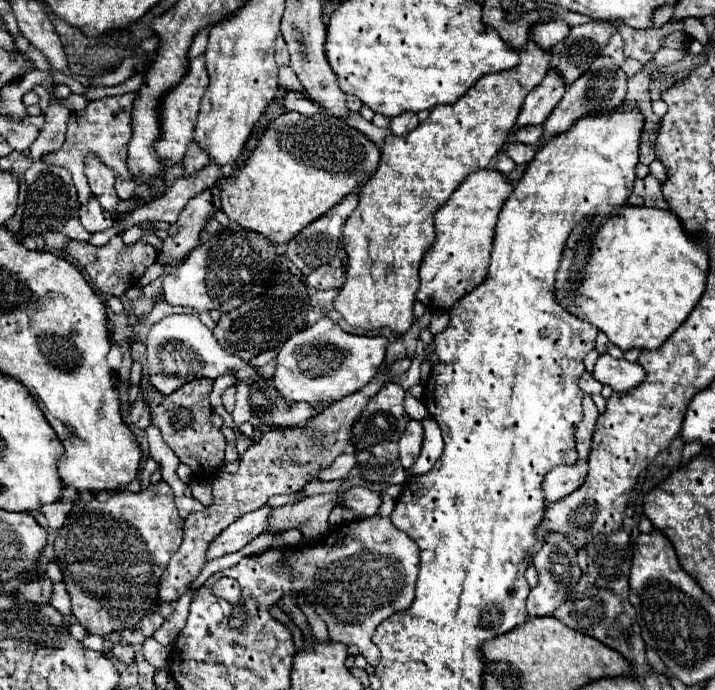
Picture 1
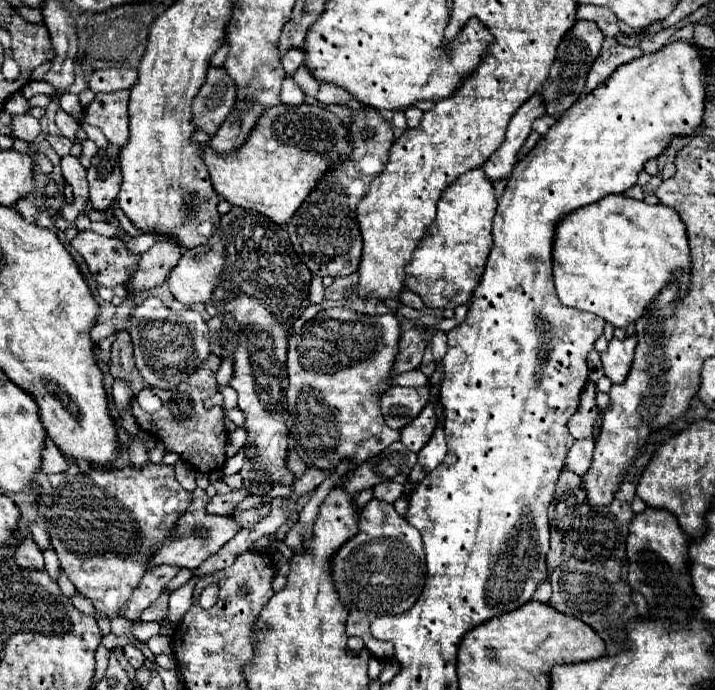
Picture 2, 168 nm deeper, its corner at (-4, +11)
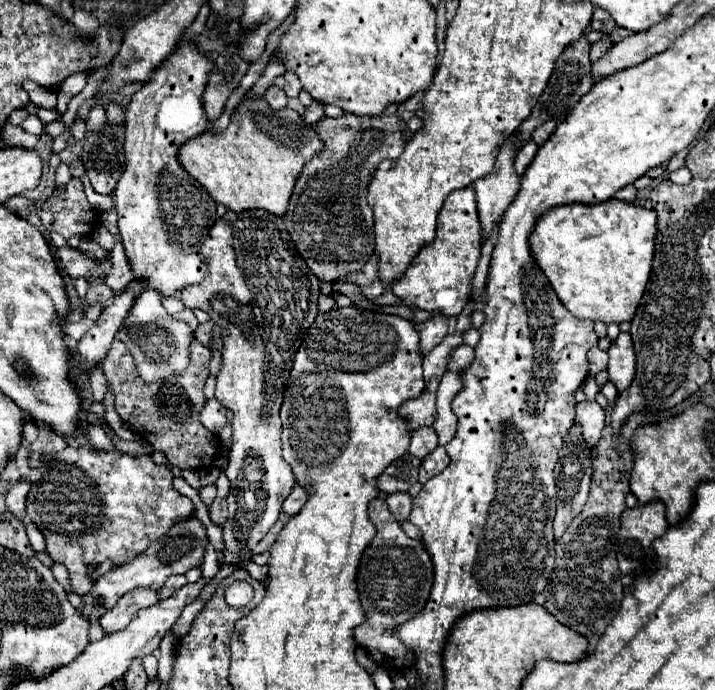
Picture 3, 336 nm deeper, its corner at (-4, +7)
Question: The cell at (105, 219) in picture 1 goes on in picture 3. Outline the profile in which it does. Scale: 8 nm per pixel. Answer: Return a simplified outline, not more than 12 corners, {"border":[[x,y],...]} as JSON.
{"border":[[124,124],[102,126],[82,144],[98,194],[124,172]]}

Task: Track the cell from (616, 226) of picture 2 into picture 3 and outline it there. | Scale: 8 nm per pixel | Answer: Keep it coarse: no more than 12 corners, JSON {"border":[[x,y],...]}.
{"border":[[556,206],[532,258],[574,316],[632,320],[654,210]]}

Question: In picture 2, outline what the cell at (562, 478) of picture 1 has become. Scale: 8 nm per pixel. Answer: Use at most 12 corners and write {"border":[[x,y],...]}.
{"border":[[594,438],[576,440],[564,468],[584,476],[592,466]]}

